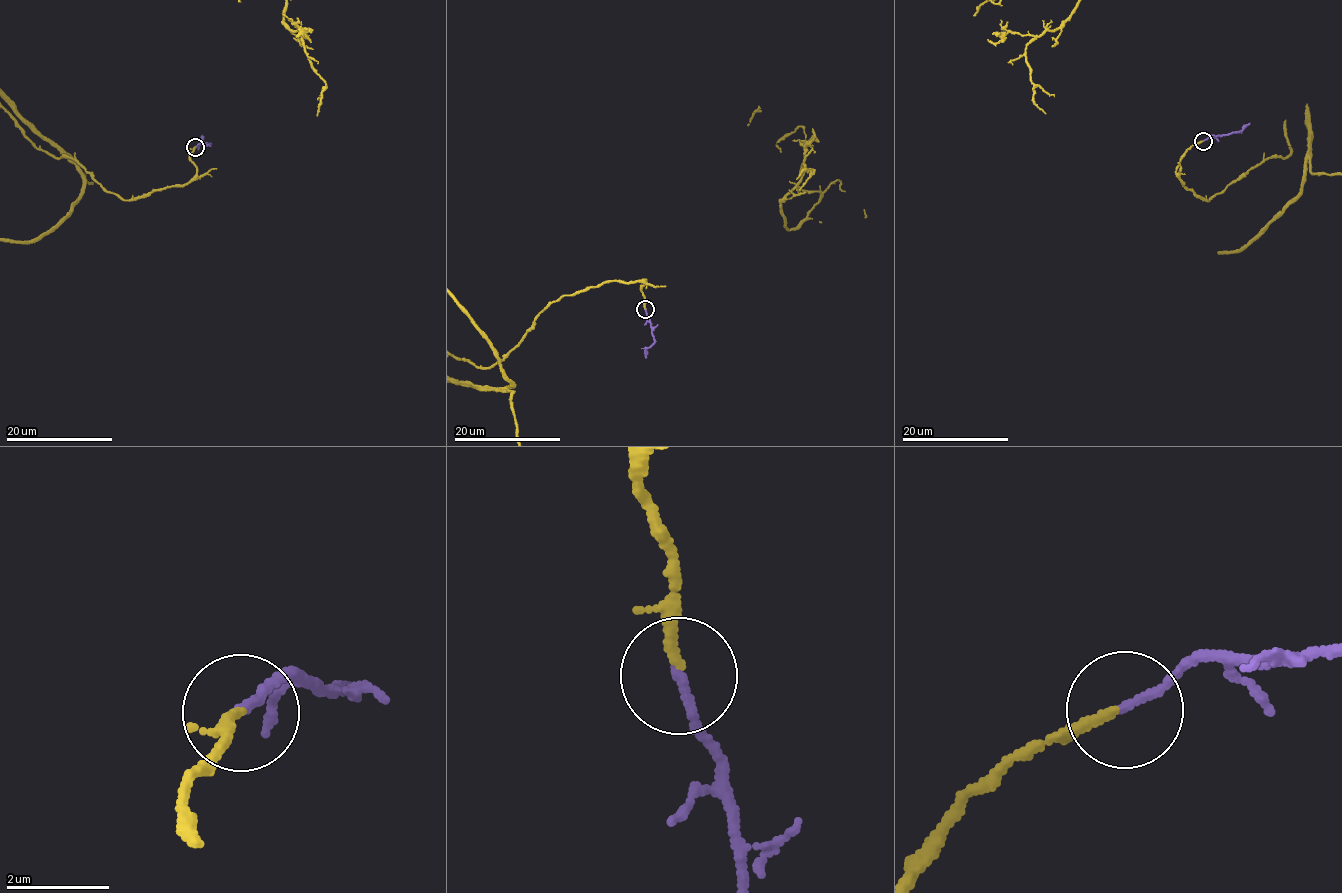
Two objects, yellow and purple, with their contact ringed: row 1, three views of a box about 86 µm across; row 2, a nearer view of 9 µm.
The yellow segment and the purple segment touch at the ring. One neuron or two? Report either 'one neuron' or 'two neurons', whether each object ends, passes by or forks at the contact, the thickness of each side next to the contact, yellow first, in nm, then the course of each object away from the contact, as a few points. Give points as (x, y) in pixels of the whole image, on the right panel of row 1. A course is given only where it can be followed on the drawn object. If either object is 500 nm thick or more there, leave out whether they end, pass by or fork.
one neuron; yellow ends there; purple ends there; 190 nm thick on the yellow side, 170 nm on the other; purple runs (1203, 140), (1209, 136), (1242, 130), (1250, 122)

